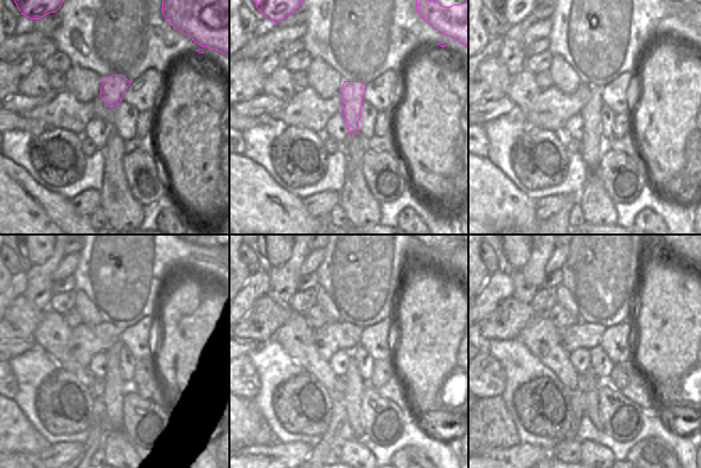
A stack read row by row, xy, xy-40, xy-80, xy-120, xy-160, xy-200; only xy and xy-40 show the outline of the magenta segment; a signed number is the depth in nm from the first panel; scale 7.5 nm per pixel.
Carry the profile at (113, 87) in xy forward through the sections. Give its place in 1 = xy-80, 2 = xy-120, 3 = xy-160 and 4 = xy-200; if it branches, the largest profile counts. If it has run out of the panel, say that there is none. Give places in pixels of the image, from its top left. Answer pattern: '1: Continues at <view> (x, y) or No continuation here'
1: Continues at xy-80 (594, 145)
2: Continues at xy-120 (114, 385)
3: Continues at xy-160 (354, 385)
4: Continues at xy-200 (592, 399).

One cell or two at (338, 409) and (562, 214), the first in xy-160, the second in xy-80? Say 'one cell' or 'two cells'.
one cell

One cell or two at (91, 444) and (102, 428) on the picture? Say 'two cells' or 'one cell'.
one cell

